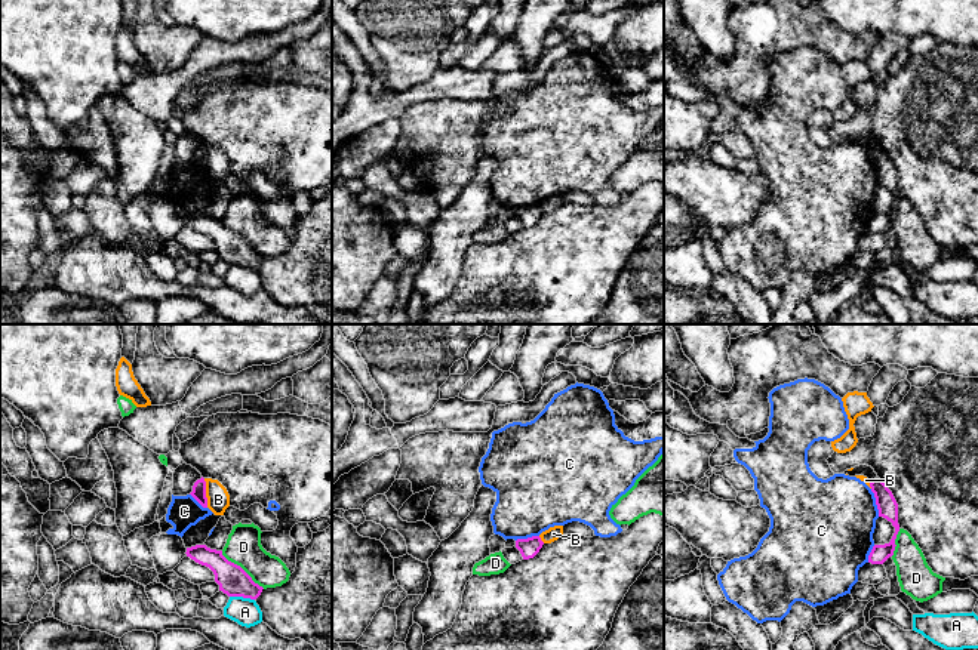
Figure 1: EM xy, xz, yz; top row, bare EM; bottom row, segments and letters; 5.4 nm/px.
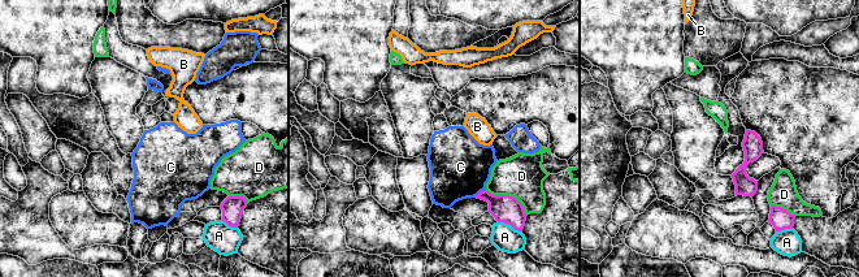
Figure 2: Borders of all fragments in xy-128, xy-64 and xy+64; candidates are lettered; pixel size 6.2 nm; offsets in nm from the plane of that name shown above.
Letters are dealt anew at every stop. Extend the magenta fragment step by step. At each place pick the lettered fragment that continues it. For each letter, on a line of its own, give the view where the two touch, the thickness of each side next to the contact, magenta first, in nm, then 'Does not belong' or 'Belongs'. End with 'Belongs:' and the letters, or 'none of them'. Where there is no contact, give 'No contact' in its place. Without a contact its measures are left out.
A: Touches magenta in xy. Thickness 160 nm (magenta) against 150 nm. Does not belong
B: Touches magenta in xy. Thickness 80 nm (magenta) against 130 nm. Does not belong
C: Touches magenta in yz. Thickness 110 nm (magenta) against 440 nm. Does not belong
D: Touches magenta in xy. Thickness 160 nm (magenta) against 190 nm. Does not belong
Belongs: none of them

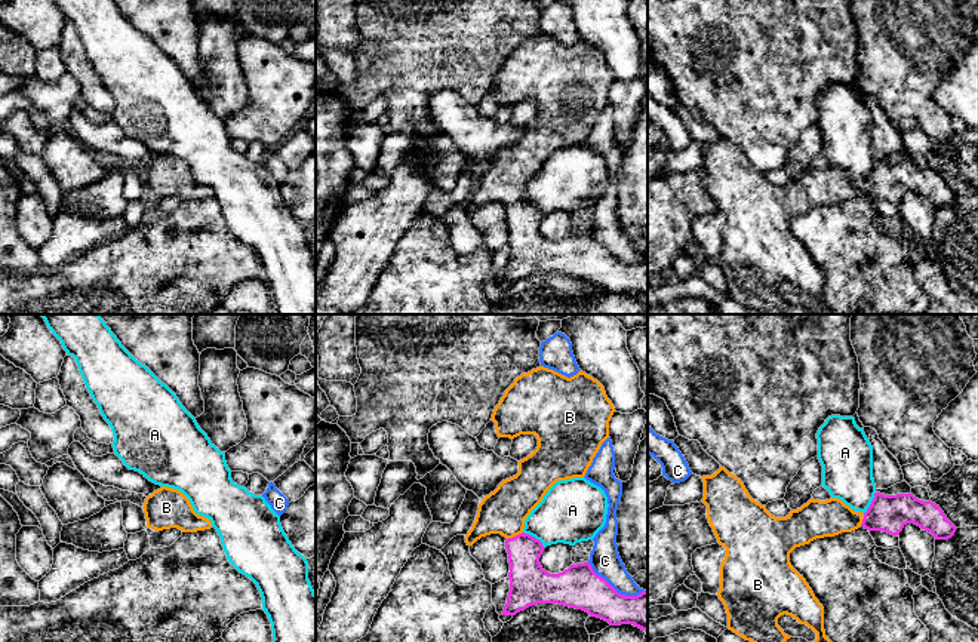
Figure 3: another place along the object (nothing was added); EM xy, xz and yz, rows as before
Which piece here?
A: Touches magenta in xz. Thickness 220 nm (magenta) against 340 nm. Does not belong
B: Touches magenta in xz. Thickness 200 nm (magenta) against 240 nm. Belongs
C: Touches magenta in xz. Thickness 240 nm (magenta) against 160 nm. Does not belong
Belongs: B

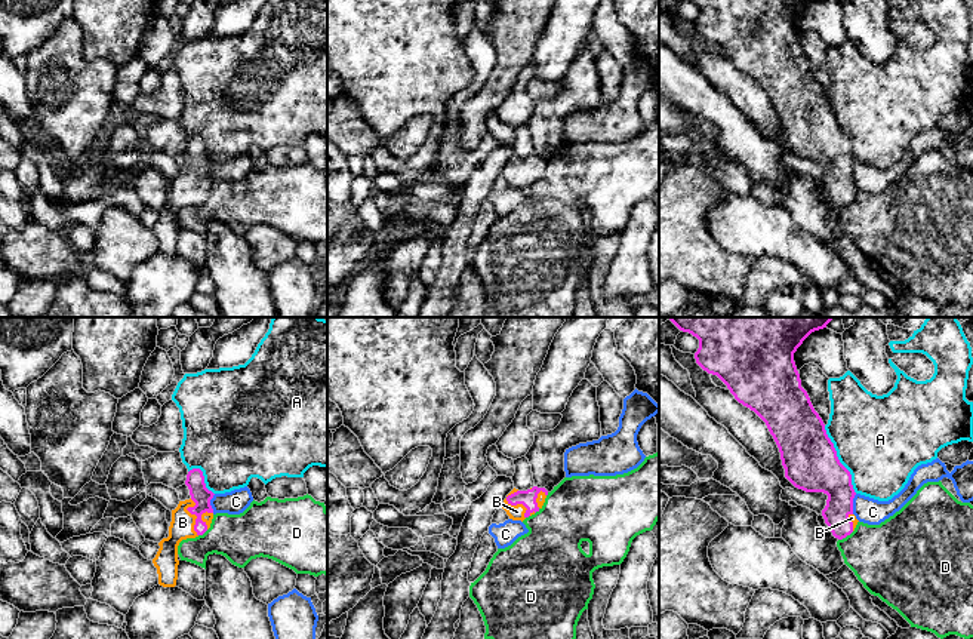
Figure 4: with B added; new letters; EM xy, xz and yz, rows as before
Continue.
A: Touches magenta in yz. Thickness 300 nm (magenta) against 480 nm. Does not belong
B: Touches magenta in xy. Thickness 100 nm (magenta) against 130 nm. Belongs
C: Touches magenta in yz. Thickness 220 nm (magenta) against 140 nm. Does not belong
D: Touches magenta in yz. Thickness 150 nm (magenta) against 380 nm. Does not belong
Belongs: B

